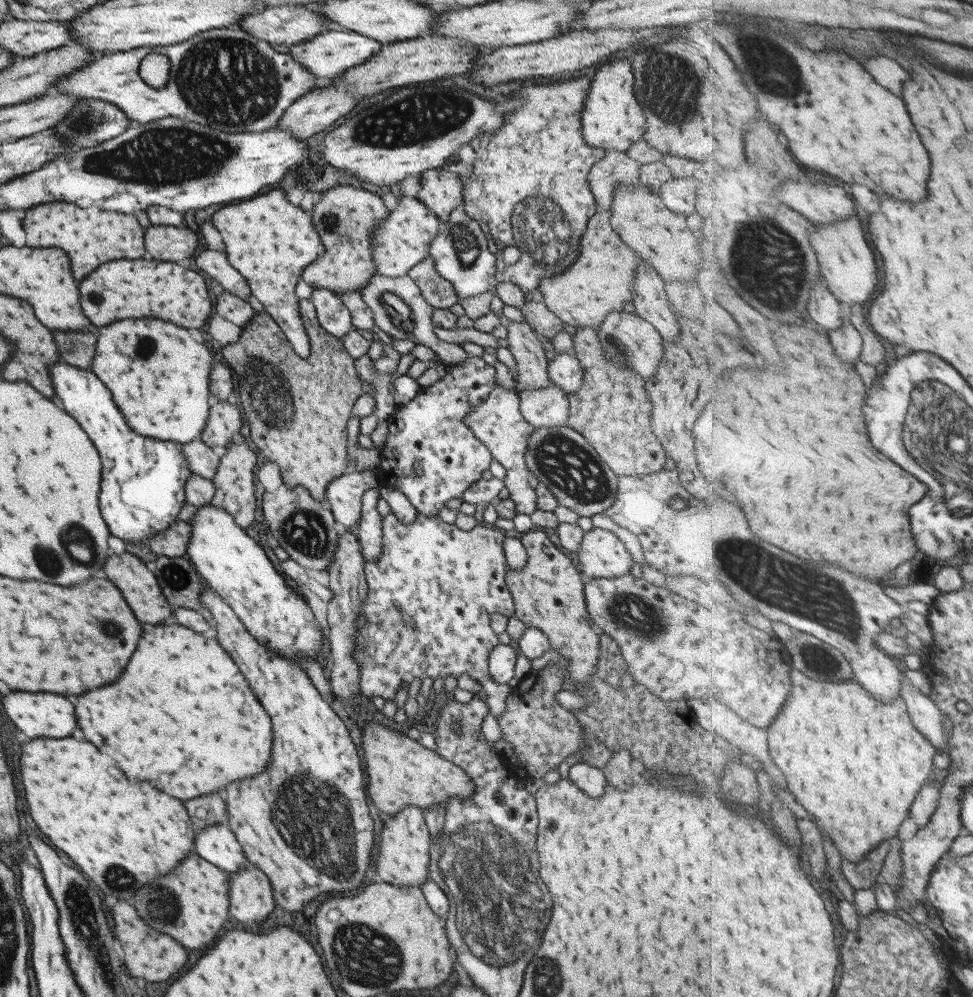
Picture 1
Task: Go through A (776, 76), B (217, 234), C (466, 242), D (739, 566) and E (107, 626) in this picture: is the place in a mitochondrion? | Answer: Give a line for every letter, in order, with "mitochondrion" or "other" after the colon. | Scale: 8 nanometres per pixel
A: mitochondrion
B: other
C: mitochondrion
D: mitochondrion
E: mitochondrion

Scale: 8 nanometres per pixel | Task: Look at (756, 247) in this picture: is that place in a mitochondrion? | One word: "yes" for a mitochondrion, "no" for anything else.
yes

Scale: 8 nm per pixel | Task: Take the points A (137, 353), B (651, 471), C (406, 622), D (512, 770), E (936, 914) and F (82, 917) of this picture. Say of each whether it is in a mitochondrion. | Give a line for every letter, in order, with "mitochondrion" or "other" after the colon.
A: mitochondrion
B: other
C: mitochondrion
D: other
E: other
F: mitochondrion

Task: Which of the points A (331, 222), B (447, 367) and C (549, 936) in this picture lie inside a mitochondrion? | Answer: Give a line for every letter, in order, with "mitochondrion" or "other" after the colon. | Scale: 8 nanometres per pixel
A: mitochondrion
B: other
C: mitochondrion

